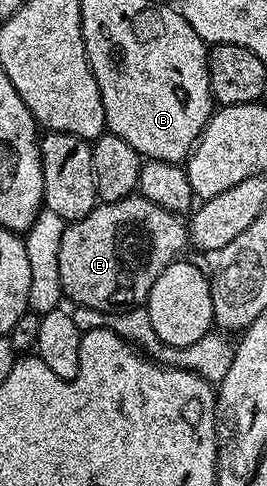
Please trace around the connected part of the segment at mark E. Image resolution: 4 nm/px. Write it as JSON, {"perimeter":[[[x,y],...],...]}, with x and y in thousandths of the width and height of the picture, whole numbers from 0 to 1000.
{"perimeter":[[[517,399],[404,420],[360,418],[318,449],[262,455],[232,484],[217,560],[228,564],[240,611],[255,619],[266,615],[270,628],[345,634],[390,646],[547,628],[558,597],[573,597],[573,580],[603,556],[674,533],[697,510],[708,510],[708,461],[674,438],[618,432]]]}

